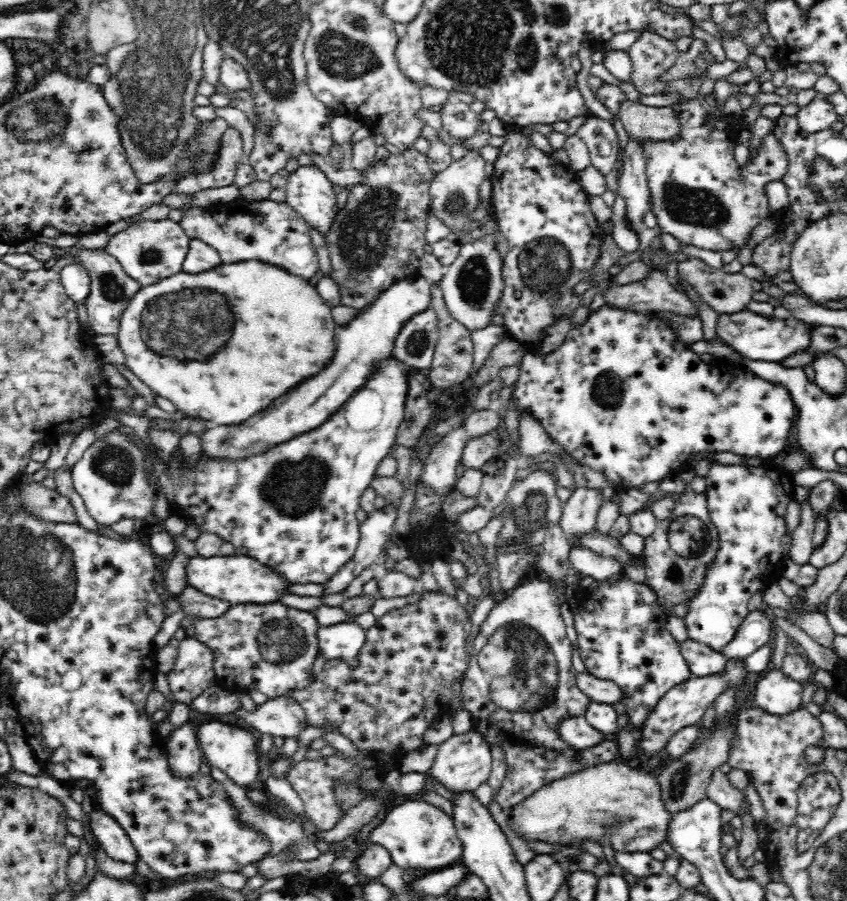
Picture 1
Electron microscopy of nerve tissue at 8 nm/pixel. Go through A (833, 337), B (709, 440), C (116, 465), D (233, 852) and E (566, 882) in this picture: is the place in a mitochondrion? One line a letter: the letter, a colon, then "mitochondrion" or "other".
A: other
B: other
C: mitochondrion
D: other
E: other

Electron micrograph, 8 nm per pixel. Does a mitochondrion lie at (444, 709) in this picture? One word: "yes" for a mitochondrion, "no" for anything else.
no

